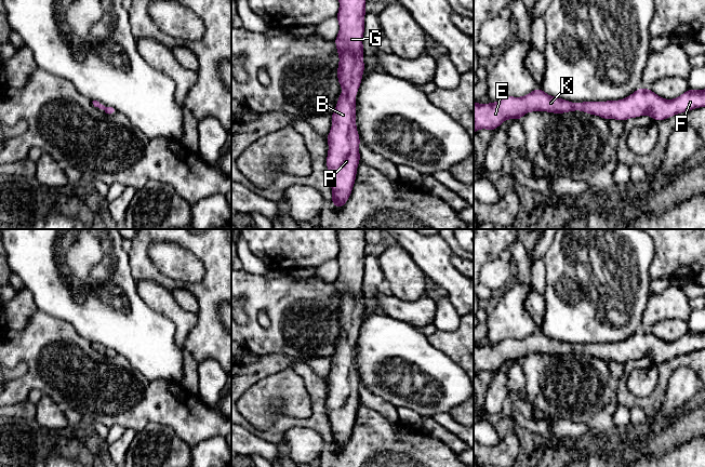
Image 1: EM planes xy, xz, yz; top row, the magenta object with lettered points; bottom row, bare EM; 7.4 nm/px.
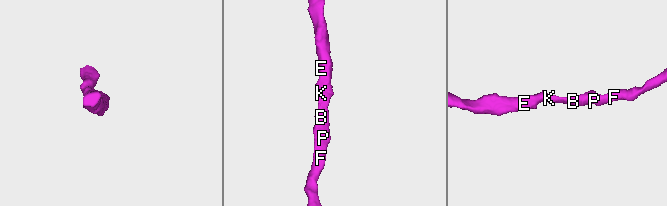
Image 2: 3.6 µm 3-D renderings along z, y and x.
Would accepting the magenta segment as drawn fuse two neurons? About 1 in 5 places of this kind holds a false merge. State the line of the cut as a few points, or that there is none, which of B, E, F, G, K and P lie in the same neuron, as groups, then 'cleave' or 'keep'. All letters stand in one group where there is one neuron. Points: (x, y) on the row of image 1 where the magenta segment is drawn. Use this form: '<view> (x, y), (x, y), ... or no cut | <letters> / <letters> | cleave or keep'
no cut | B E F G K P | keep

